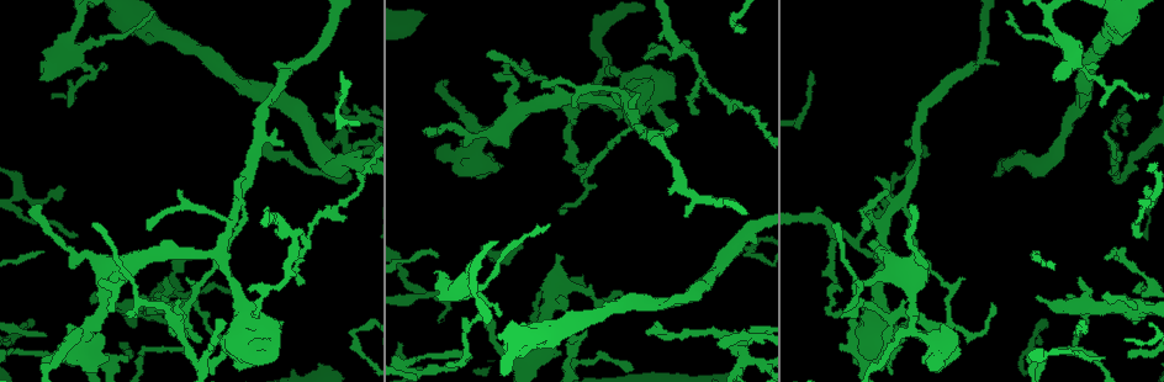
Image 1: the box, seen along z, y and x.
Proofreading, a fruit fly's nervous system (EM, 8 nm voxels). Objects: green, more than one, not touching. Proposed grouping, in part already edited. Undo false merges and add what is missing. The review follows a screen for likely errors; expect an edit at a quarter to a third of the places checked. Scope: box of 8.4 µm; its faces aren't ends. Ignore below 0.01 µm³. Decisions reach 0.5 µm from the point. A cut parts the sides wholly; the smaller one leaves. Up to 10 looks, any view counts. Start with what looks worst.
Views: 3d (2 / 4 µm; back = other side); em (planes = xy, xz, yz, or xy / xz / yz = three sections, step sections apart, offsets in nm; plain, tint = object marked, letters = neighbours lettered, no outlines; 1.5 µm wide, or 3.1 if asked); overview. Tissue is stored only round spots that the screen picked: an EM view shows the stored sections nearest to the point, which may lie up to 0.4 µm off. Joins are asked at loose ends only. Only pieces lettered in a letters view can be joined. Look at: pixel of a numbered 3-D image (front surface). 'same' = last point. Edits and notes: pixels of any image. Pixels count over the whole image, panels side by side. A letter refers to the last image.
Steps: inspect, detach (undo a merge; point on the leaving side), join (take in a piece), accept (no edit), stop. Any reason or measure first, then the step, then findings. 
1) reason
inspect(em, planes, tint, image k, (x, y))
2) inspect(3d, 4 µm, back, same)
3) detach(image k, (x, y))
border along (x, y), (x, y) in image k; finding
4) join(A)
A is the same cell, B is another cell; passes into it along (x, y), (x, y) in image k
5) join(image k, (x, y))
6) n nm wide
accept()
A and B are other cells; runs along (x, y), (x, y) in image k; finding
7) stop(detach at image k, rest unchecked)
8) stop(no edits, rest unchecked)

free end
inspect(3d, 2 µm, back, image 1, (1055, 80))

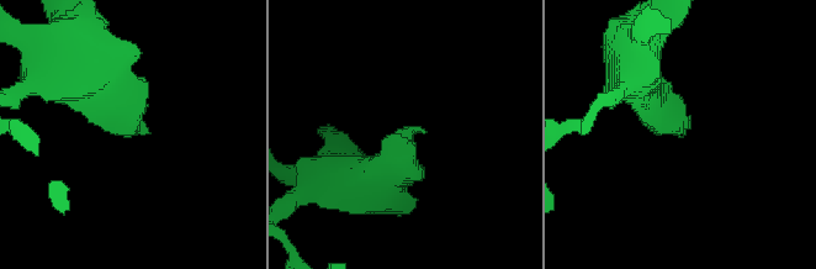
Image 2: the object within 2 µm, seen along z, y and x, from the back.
shape alone is not enough
inspect(em, xy, step 4, tint, image 2, (143, 133))

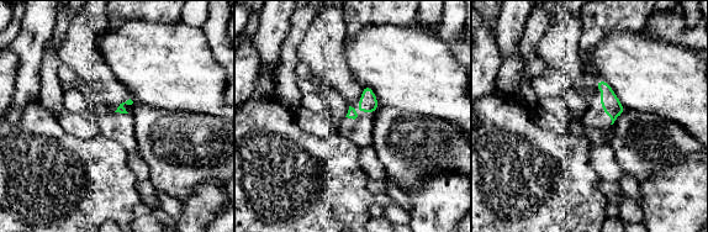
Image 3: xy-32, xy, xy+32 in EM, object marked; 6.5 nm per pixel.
cut it another way
inspect(em, planes, letters, same)

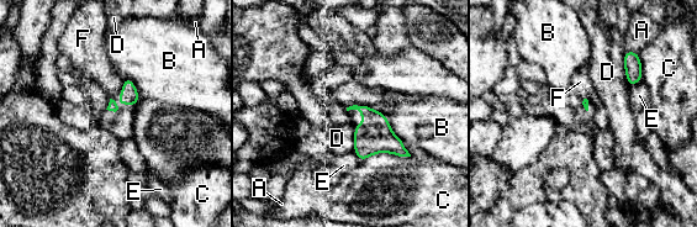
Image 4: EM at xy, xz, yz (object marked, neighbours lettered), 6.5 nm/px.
accept()
A, B, C, D, E and F are other cells; border along (122, 78), (122, 86), (117, 93) in image 4; no lettered piece goes on from it

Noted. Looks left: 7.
abrupt turn
inspect(em, yz, step 8, tint, image 1, (635, 116))

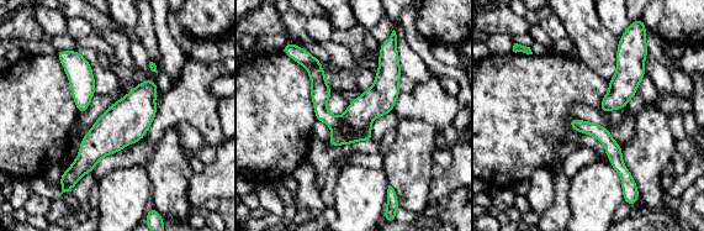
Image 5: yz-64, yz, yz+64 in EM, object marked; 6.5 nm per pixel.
another direction
inspect(em, planes, letters, same)

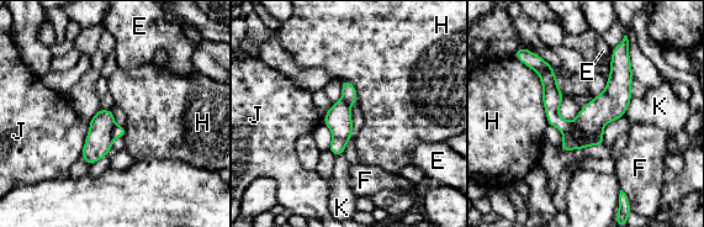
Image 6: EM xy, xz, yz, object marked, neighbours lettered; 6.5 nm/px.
170 nm wide
detach(image 6, (552, 99))
E, F, H, J and K are other cells; the part that leaves runs along (539, 62), (567, 130) in image 6; two neurons meet here

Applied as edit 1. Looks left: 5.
tapers out
inspect(em, planes, letters, image 1, (51, 98))

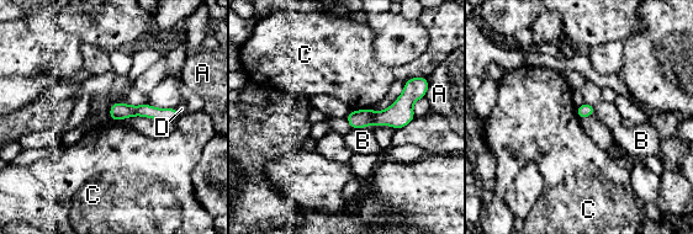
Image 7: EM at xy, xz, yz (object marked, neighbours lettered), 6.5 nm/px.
C touches over 170 nm
accept()
A, B, C and D are other cells; border along (375, 108), (350, 111) in image 7; no lettered piece goes on from it

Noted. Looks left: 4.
branch stops here
inspect(em, planes, letters, image 1, (271, 360))

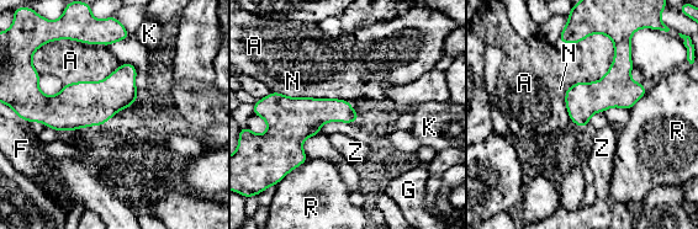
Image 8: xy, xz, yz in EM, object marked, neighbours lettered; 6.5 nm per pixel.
accept()
A, F, G, K, N, R and Z are other cells; border along (608, 36), (608, 70), (566, 89) in image 8; none of them fits

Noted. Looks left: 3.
stop(detach at image 6, rest unchecked)

